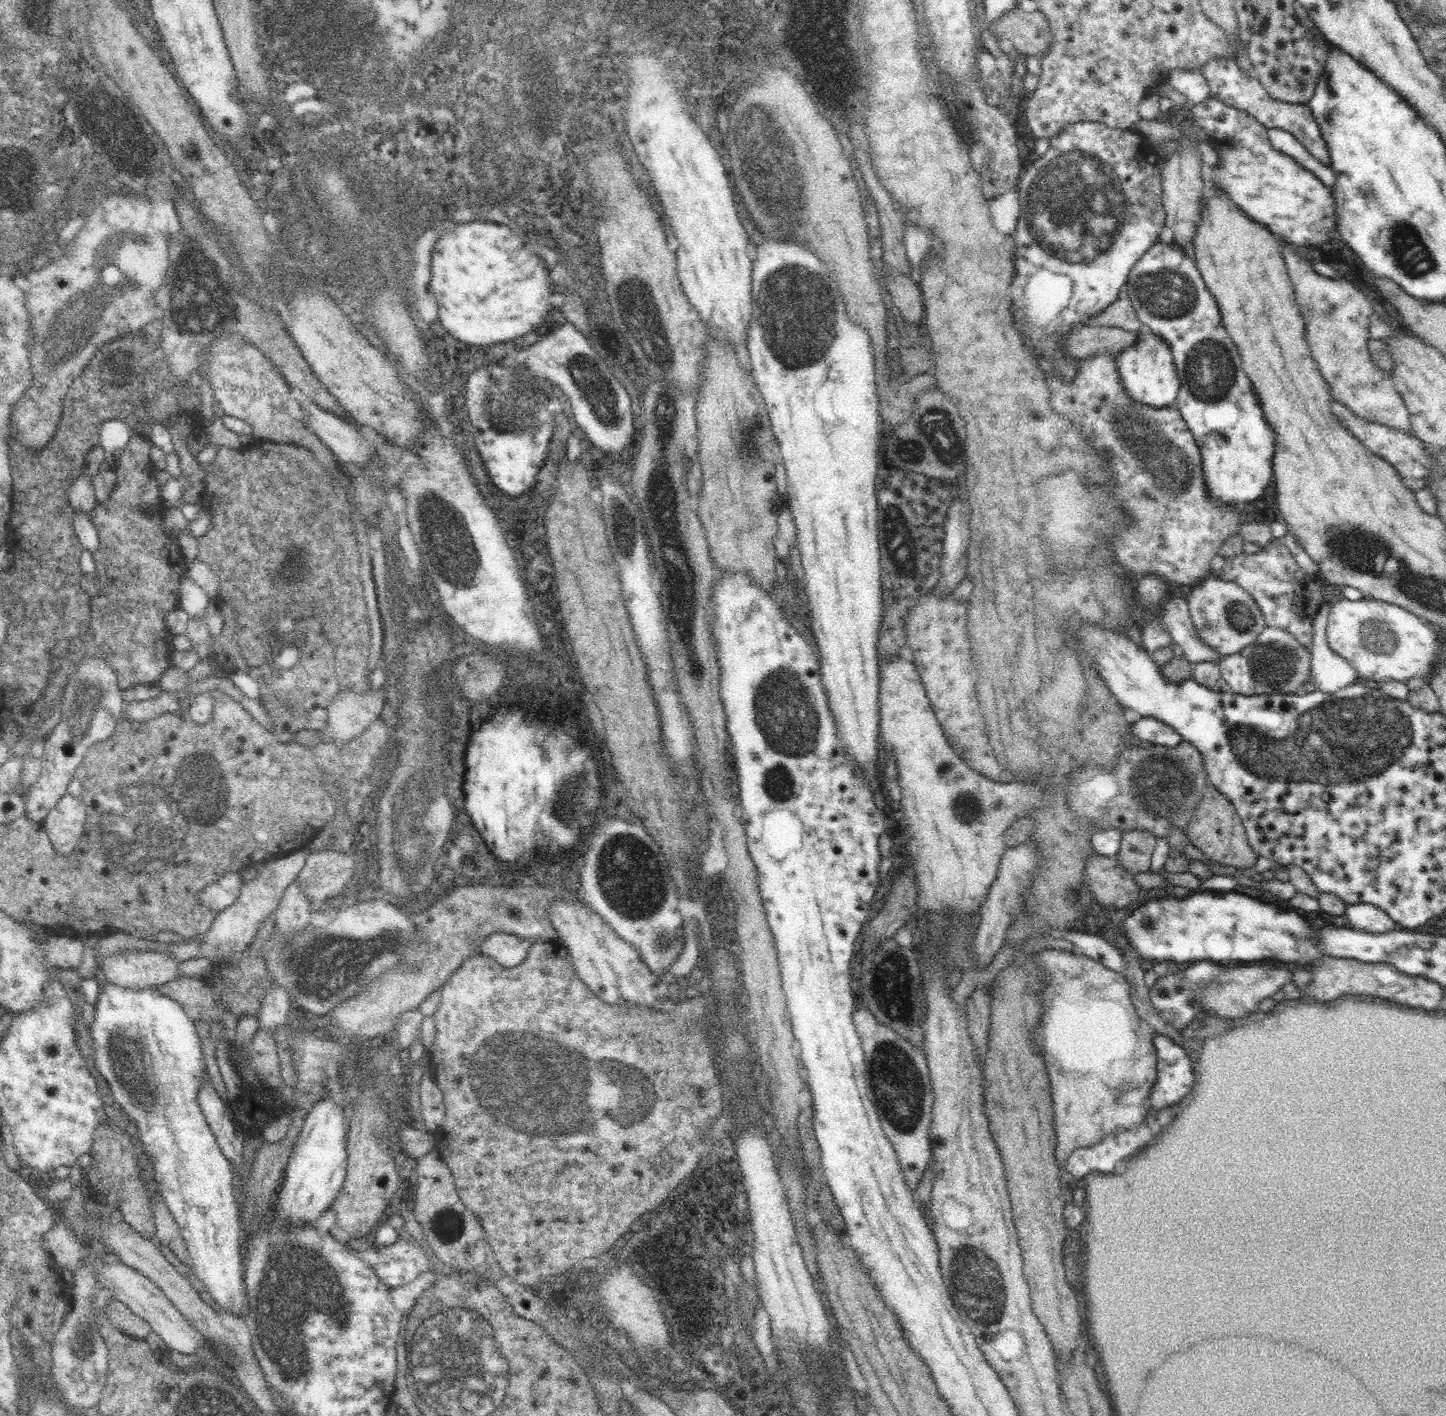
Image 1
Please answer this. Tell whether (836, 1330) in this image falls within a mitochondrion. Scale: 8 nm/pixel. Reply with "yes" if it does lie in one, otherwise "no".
no

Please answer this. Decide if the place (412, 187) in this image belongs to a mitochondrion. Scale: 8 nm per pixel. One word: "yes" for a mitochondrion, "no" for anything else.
yes

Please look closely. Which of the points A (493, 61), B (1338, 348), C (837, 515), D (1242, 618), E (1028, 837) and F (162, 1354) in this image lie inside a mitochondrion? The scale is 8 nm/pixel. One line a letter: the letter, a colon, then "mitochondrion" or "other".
A: mitochondrion
B: mitochondrion
C: other
D: mitochondrion
E: other
F: other

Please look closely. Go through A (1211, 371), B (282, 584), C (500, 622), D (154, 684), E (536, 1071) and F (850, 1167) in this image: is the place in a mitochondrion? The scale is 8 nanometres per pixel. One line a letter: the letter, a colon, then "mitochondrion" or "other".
A: mitochondrion
B: mitochondrion
C: other
D: other
E: mitochondrion
F: other

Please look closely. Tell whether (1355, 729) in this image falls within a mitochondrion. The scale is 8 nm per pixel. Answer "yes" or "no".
yes

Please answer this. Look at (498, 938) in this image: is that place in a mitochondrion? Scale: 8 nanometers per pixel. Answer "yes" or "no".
no

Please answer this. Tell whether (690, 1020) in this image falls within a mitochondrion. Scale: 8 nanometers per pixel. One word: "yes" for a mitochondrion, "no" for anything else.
no

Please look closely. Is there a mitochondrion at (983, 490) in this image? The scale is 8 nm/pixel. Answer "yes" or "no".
no

